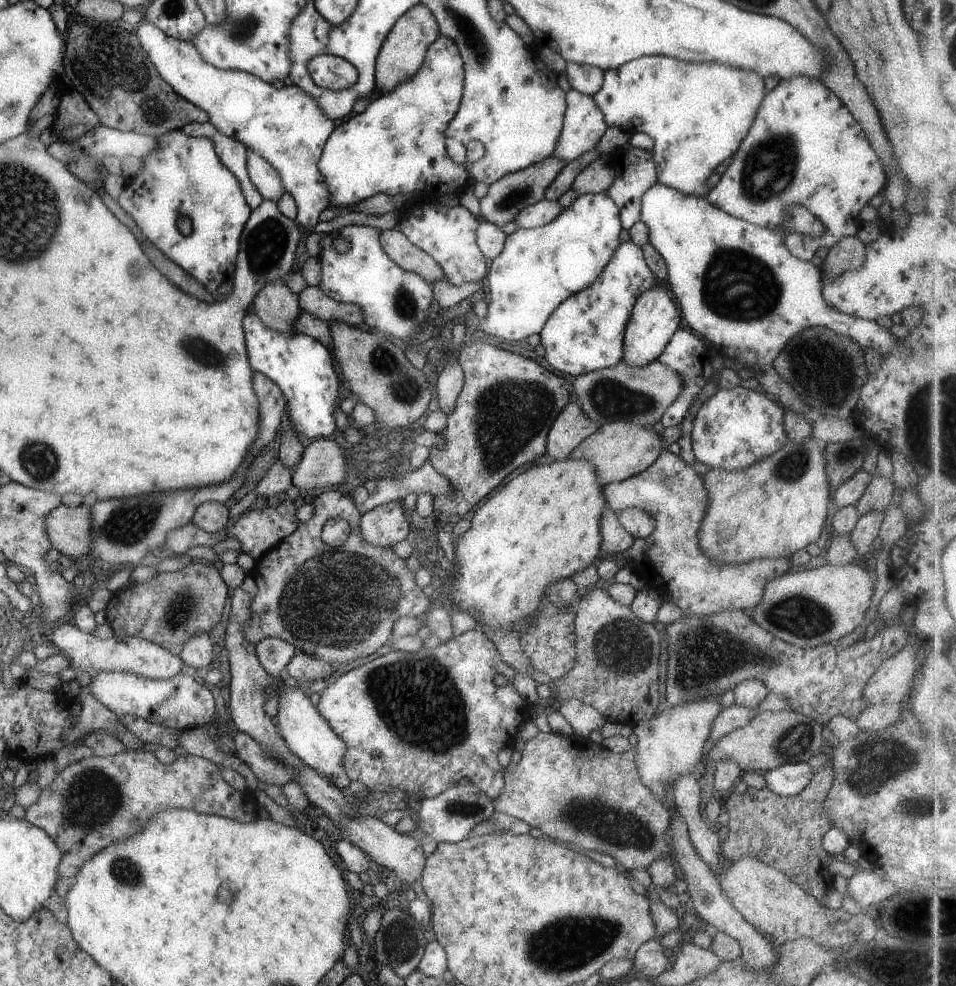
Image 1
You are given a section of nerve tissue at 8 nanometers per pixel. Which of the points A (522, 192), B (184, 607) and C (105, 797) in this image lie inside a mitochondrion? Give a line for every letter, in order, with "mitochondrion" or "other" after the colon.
A: mitochondrion
B: mitochondrion
C: mitochondrion

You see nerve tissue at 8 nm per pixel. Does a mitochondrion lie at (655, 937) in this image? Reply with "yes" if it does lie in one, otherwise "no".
no

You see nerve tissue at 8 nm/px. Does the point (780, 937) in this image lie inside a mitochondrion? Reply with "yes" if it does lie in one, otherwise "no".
no

